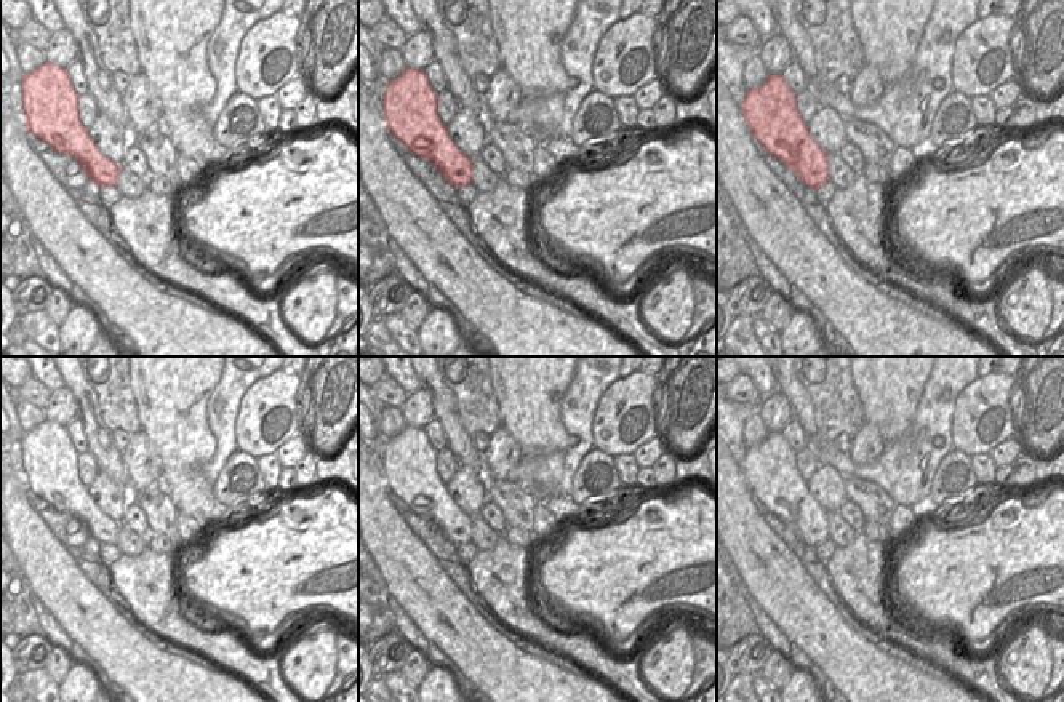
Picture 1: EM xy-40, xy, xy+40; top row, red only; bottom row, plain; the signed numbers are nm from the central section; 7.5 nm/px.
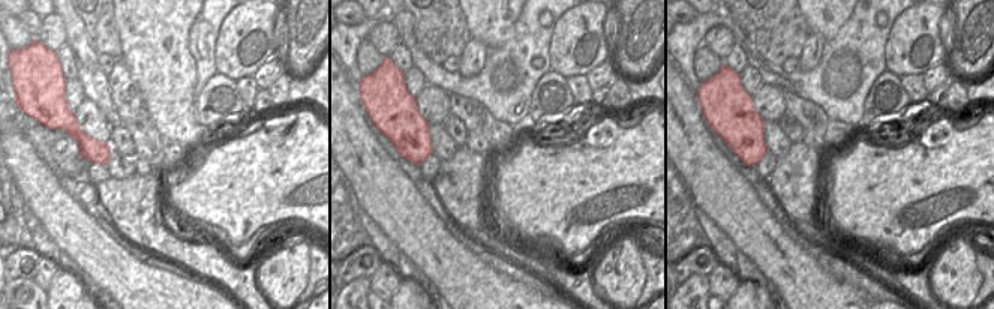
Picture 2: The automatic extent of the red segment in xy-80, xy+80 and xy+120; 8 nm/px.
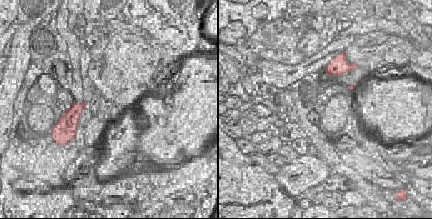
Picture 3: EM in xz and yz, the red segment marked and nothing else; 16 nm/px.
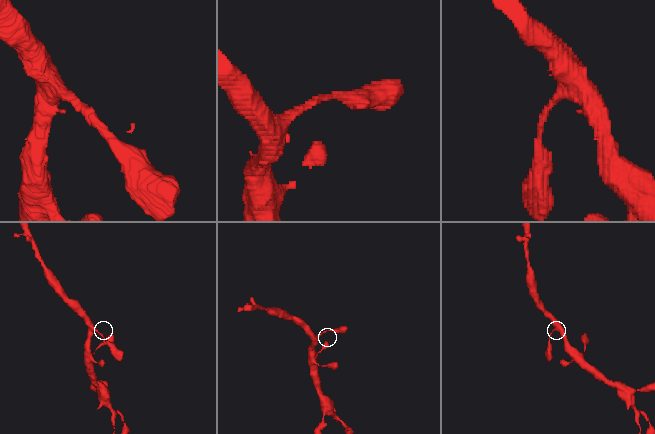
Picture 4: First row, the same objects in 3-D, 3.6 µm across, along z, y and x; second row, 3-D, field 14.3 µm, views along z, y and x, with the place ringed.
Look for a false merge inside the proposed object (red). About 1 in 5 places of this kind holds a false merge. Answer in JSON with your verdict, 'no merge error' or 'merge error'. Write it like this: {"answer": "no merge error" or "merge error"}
{"answer": "no merge error"}

